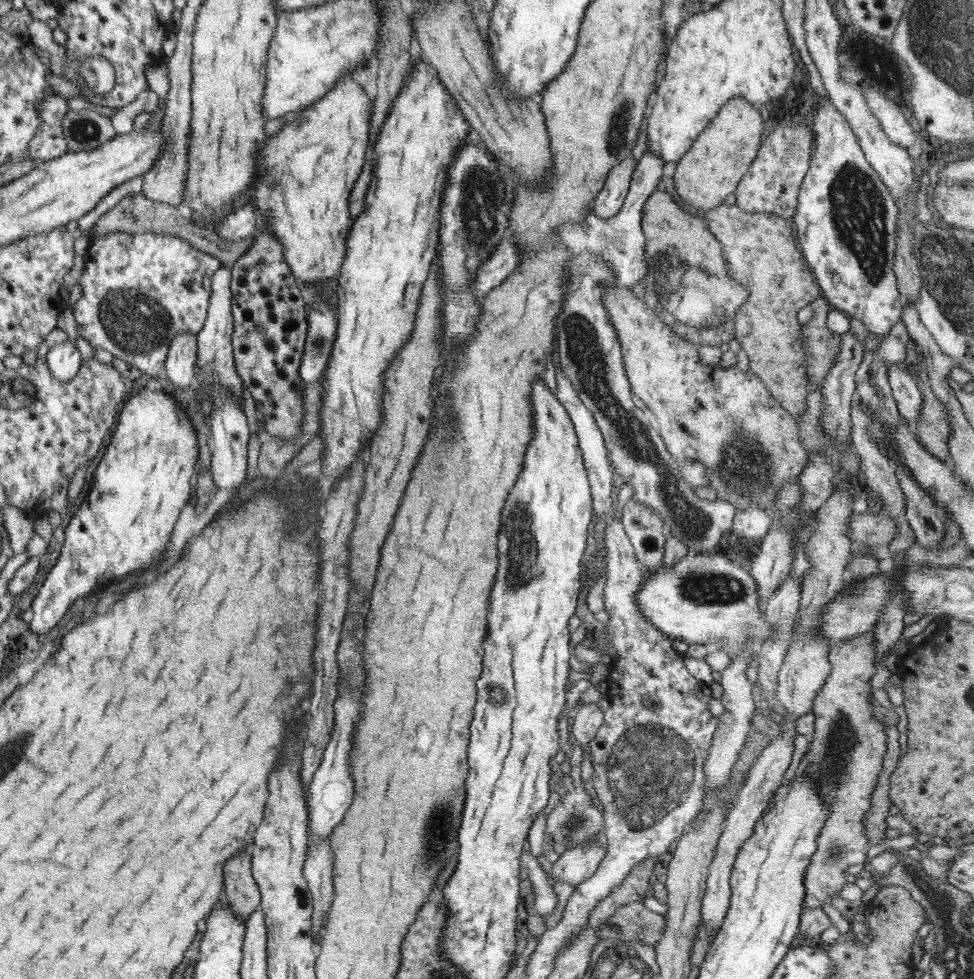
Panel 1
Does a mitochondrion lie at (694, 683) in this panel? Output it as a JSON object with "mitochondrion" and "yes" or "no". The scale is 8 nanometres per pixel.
{"mitochondrion":"no"}

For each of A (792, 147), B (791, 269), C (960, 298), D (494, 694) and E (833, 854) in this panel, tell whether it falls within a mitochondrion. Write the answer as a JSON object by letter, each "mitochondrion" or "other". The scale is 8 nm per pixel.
{"A":"mitochondrion","B":"other","C":"mitochondrion","D":"mitochondrion","E":"mitochondrion"}

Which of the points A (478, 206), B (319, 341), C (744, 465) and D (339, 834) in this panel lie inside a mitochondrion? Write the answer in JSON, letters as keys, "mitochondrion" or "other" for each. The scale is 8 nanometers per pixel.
{"A":"mitochondrion","B":"mitochondrion","C":"mitochondrion","D":"other"}

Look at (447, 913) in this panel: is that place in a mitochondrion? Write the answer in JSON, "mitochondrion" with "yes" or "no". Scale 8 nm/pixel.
{"mitochondrion":"no"}

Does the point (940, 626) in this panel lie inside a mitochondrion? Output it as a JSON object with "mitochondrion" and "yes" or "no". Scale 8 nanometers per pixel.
{"mitochondrion":"no"}

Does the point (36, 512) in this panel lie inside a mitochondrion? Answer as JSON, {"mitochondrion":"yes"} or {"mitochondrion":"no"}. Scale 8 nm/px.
{"mitochondrion":"no"}

